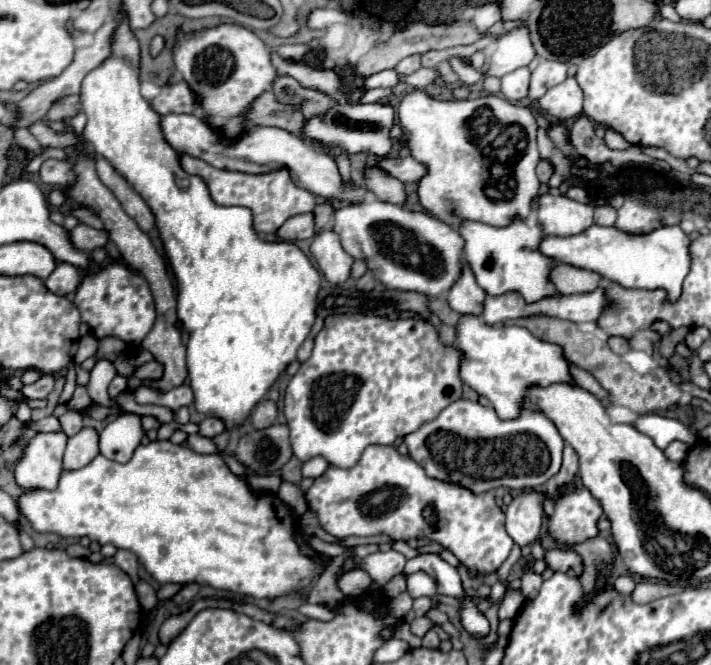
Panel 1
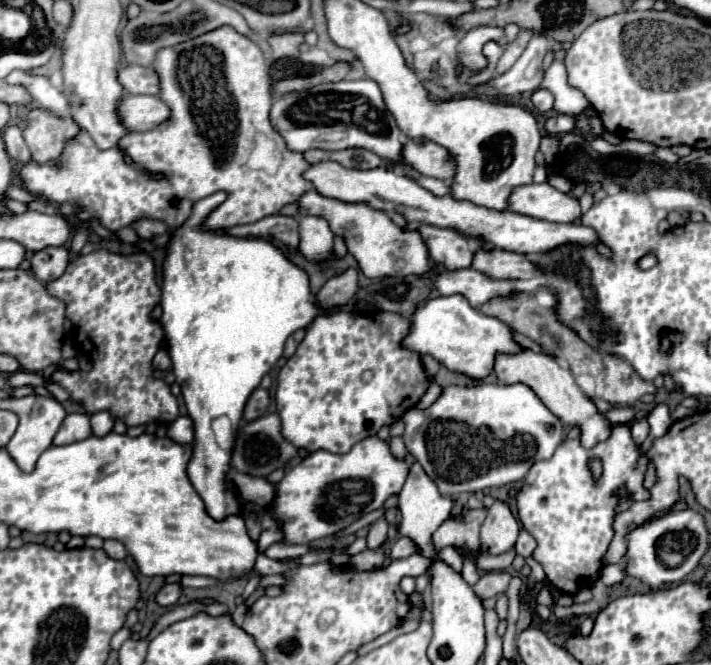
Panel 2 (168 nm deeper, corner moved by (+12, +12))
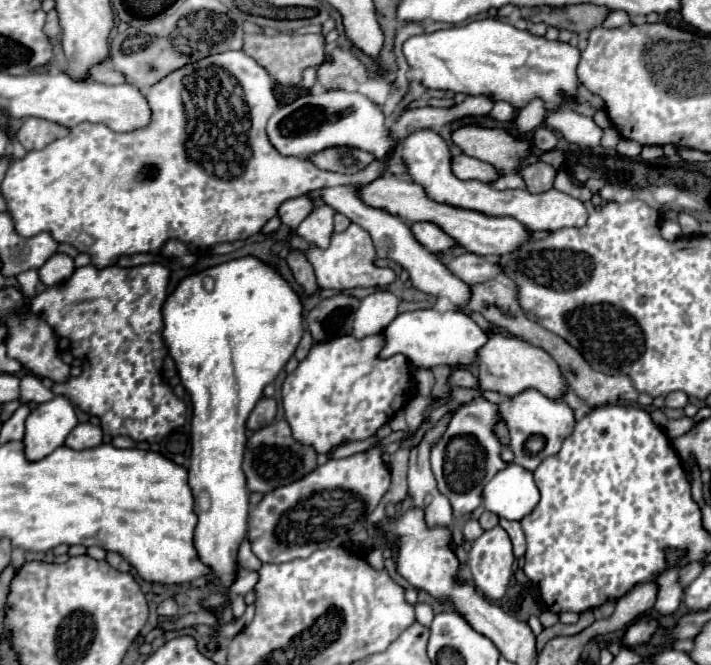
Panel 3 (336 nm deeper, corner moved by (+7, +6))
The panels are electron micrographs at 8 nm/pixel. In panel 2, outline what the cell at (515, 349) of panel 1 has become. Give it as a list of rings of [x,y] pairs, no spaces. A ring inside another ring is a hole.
[[[460,294],[440,296],[418,306],[412,314],[410,330],[402,340],[402,346],[406,350],[414,350],[420,356],[430,354],[448,370],[466,374],[476,380],[492,372],[492,356],[496,356],[496,352],[512,352],[512,348],[520,348],[512,340],[512,330],[502,320],[484,316]]]

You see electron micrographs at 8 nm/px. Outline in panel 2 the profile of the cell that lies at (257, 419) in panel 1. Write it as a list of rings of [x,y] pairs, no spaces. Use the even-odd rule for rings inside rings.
[[[256,388],[256,390],[252,392],[252,396],[248,398],[246,408],[244,408],[244,420],[246,420],[246,422],[252,422],[252,420],[264,416],[266,410],[268,410],[268,402],[270,402],[268,392],[266,392],[264,388]]]

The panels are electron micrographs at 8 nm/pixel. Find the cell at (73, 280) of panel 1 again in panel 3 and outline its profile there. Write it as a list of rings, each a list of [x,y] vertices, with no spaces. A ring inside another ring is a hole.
[[[53,254],[41,268],[39,268],[39,280],[45,286],[55,286],[59,282],[65,282],[75,270],[73,258],[67,254]]]

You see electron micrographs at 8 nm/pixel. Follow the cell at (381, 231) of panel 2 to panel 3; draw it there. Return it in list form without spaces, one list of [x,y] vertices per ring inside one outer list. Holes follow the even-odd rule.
[[[299,196],[299,198],[283,202],[279,208],[279,216],[281,216],[281,222],[289,228],[289,232],[295,234],[297,226],[313,212],[313,208],[315,204],[309,196]]]

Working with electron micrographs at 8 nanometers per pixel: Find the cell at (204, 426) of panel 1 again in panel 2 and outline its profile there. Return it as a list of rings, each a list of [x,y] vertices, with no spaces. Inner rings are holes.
[[[188,416],[176,418],[170,426],[166,436],[178,444],[192,444],[194,440],[194,430],[192,430],[192,420]]]

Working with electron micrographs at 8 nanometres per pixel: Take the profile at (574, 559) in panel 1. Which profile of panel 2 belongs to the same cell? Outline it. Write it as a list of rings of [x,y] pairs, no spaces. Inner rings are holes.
[[[520,530],[518,540],[516,540],[516,546],[514,546],[516,554],[528,558],[532,554],[532,548],[536,548],[536,540],[532,540],[532,536],[526,530]]]

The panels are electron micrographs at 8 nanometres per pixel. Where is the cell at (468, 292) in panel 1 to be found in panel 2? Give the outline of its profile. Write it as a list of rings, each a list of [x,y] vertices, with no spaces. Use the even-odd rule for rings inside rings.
[[[420,224],[416,226],[416,230],[420,232],[436,264],[444,264],[444,268],[468,268],[472,264],[470,242],[464,240],[464,236],[460,236],[458,232],[430,224]]]

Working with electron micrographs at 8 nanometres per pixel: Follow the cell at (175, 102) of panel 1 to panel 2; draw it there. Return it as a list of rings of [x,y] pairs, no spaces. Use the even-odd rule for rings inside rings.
[[[120,66],[118,82],[126,92],[132,94],[156,94],[158,88],[156,72],[152,72],[152,68],[142,66]]]

